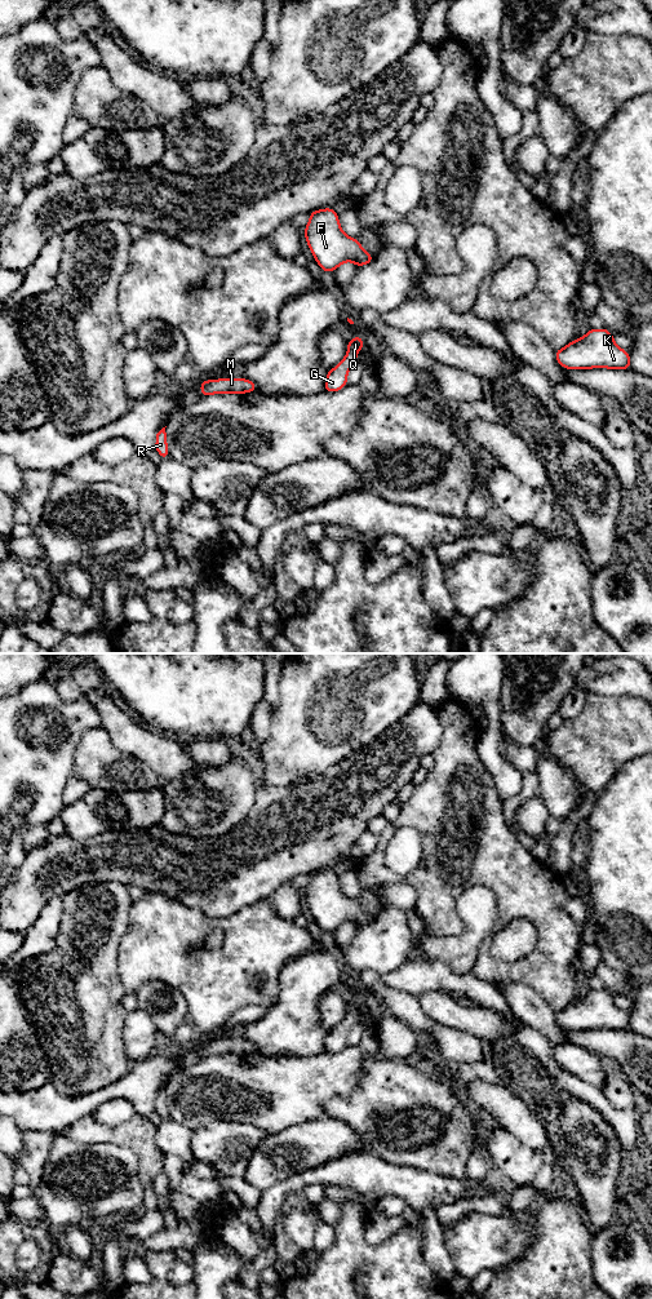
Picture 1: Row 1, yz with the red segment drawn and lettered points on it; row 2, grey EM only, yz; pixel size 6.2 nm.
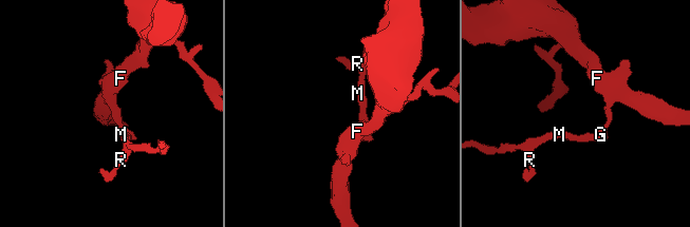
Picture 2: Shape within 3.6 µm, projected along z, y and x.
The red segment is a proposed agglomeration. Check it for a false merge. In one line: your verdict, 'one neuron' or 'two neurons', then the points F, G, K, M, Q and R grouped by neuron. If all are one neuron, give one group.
one neuron; groups F G K M Q R

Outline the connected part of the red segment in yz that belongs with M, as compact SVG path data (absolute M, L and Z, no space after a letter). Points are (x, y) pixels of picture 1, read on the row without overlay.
M247 1039L204 1041L199 1048L203 1059L212 1055L247 1055L257 1050L257 1046Z

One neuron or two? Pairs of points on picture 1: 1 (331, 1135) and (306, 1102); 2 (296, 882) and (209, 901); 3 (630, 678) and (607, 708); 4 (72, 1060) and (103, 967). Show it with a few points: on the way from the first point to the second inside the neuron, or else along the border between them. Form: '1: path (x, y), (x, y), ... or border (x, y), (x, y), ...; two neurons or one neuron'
1: border (329, 1116), (313, 1118), (289, 1127); two neurons
2: border (307, 873), (300, 873), (289, 881); two neurons
3: border (589, 692), (599, 695), (635, 695), (638, 697); two neurons
4: path (78, 1037), (78, 993), (80, 991); one neuron

